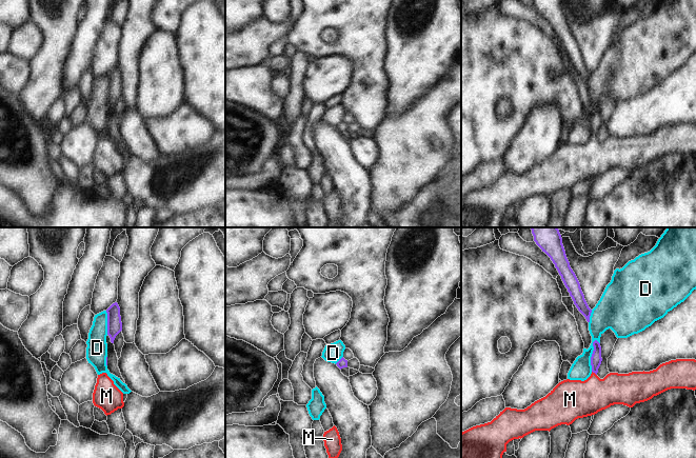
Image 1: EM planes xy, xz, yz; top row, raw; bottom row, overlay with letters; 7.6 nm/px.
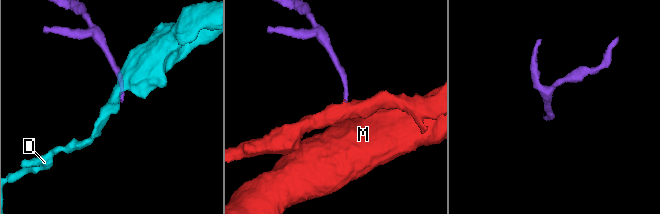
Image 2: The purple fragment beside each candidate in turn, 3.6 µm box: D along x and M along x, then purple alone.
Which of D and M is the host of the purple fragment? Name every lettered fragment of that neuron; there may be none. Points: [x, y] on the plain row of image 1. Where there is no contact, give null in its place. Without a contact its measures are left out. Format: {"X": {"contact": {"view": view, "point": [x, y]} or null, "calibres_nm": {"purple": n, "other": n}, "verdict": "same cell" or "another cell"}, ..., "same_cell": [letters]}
{"D": {"contact": {"view": "yz", "point": [592, 119]}, "calibres_nm": {"purple": 90, "other": 160}, "verdict": "another cell"}, "M": {"contact": {"view": "yz", "point": [594, 136]}, "calibres_nm": {"purple": 90, "other": 280}, "verdict": "same cell"}, "same_cell": ["M"]}

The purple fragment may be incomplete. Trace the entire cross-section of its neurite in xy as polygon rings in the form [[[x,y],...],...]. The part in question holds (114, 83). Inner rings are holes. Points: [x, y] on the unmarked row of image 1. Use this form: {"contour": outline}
{"contour": [[[117,66],[113,67],[107,74],[107,99],[114,107],[116,100],[122,95],[120,72]]]}

